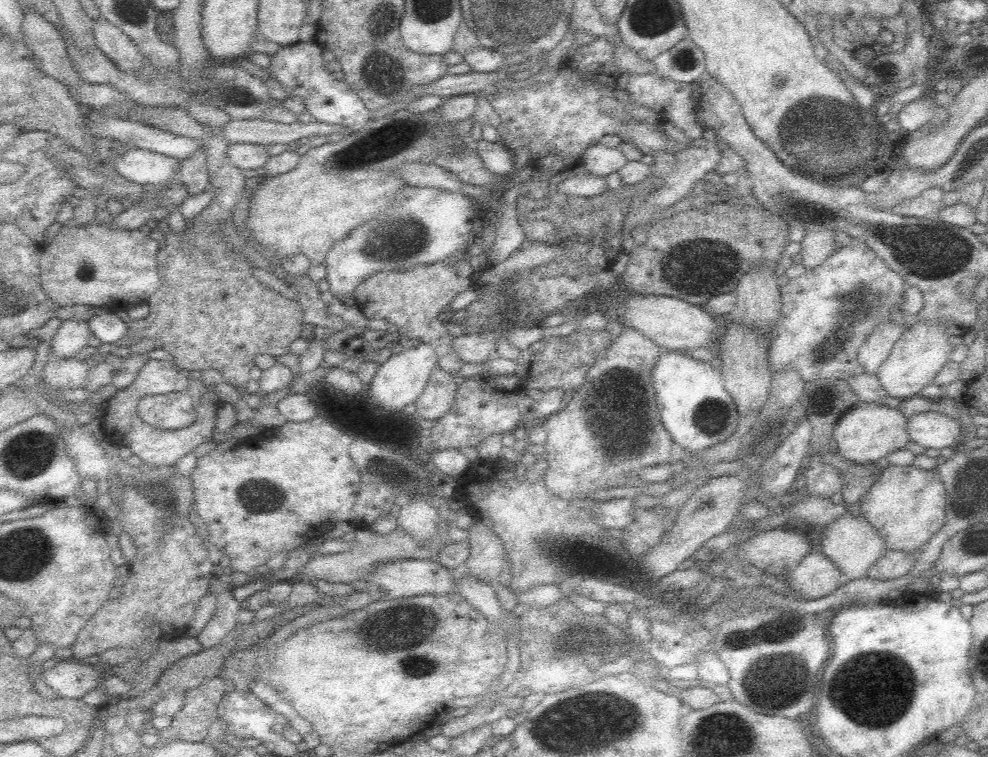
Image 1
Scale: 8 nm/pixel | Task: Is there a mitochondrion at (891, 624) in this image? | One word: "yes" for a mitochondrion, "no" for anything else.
no

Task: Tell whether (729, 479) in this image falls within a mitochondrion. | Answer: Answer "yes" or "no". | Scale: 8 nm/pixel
no

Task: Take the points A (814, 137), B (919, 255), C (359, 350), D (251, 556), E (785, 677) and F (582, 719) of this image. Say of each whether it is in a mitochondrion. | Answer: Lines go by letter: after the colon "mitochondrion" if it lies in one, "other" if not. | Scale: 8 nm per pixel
A: mitochondrion
B: mitochondrion
C: other
D: other
E: mitochondrion
F: mitochondrion

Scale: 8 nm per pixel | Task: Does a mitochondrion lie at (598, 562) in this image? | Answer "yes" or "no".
no

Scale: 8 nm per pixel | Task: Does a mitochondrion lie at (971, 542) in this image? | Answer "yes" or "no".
no

